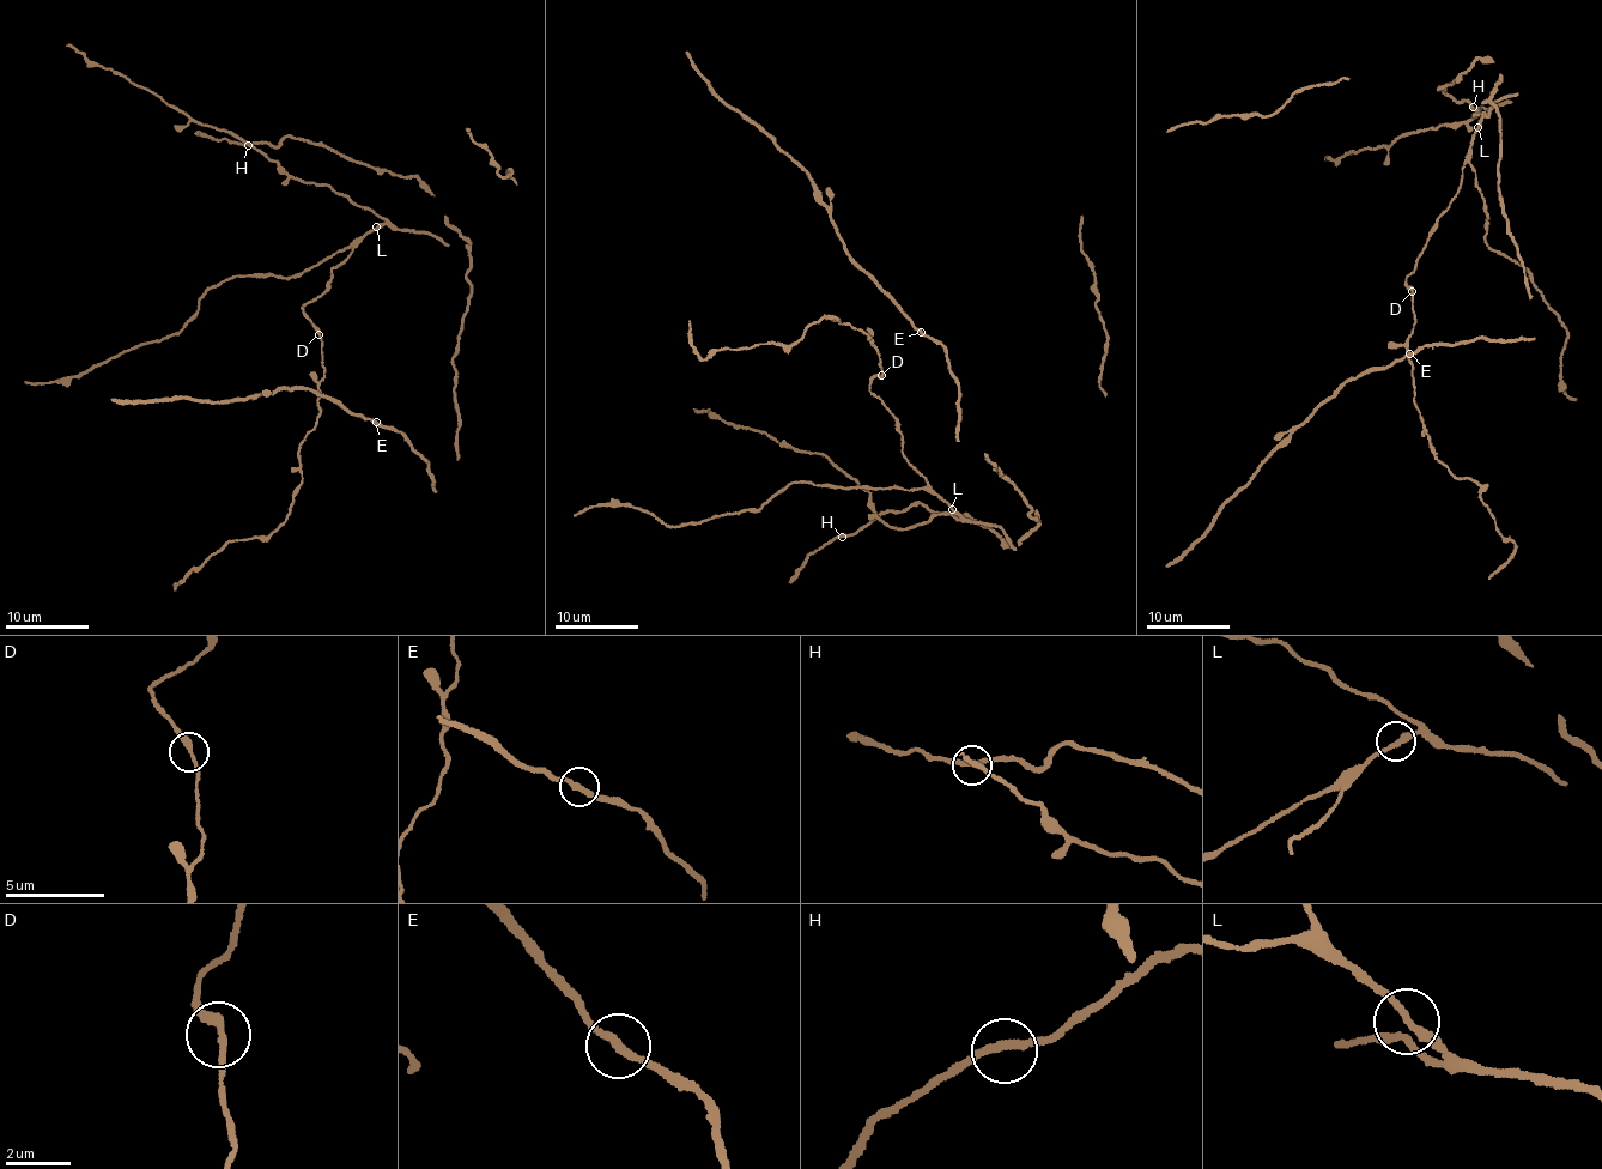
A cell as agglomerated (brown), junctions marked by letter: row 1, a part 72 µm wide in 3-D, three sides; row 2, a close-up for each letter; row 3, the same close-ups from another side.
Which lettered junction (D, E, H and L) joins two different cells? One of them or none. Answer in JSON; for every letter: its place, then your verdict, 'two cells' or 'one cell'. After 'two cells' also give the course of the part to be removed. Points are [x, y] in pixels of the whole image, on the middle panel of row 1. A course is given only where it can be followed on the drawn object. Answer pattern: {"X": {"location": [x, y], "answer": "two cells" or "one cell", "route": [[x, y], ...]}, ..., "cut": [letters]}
{"D": {"location": [881, 375], "answer": "one cell"}, "E": {"location": [921, 332], "answer": "one cell"}, "H": {"location": [842, 537], "answer": "one cell"}, "L": {"location": [952, 509], "answer": "one cell"}, "cut": []}

